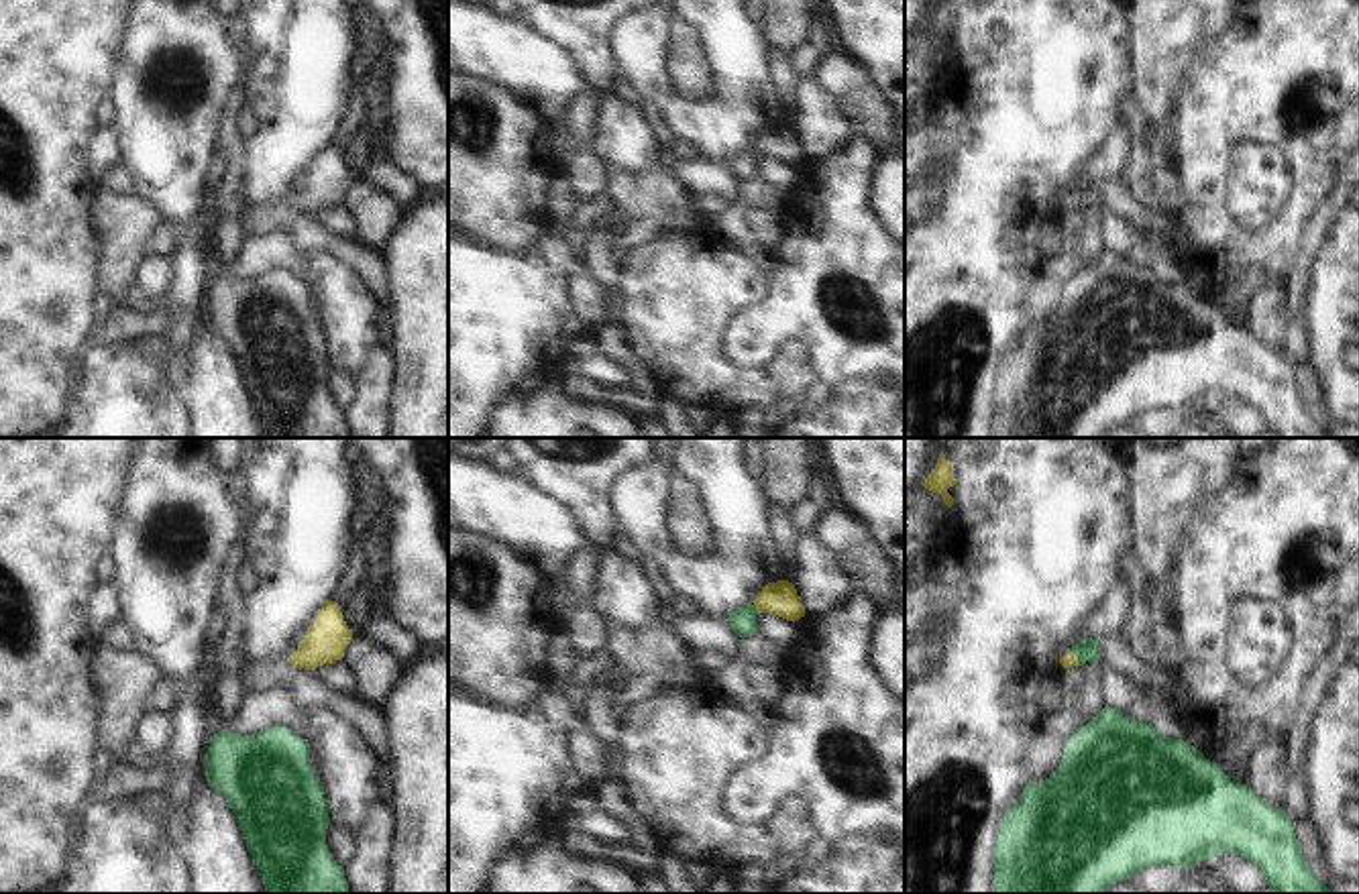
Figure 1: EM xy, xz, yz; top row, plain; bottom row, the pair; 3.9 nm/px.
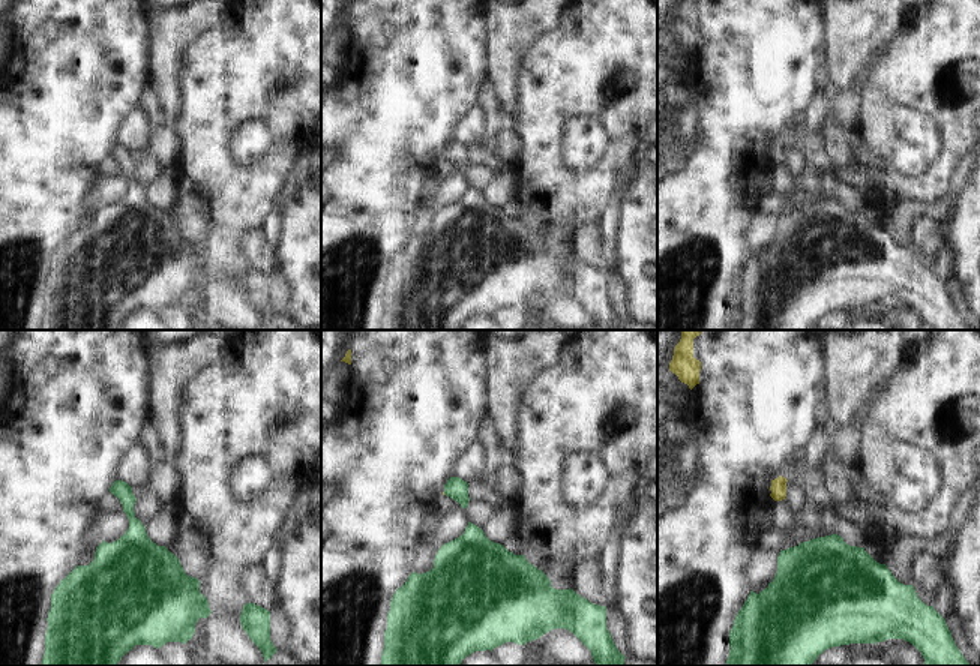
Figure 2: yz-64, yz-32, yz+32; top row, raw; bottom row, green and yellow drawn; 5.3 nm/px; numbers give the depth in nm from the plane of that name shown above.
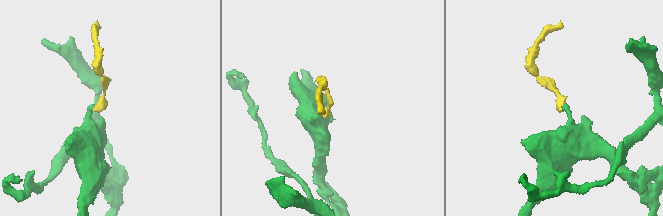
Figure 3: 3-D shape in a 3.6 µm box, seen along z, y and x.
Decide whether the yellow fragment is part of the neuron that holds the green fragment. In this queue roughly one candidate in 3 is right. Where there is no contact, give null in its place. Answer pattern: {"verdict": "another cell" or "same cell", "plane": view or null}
{"verdict": "same cell", "plane": "xz"}

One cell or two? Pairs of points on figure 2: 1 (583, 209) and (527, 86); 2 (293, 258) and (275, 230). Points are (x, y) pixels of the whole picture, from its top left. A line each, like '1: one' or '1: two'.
1: one
2: two

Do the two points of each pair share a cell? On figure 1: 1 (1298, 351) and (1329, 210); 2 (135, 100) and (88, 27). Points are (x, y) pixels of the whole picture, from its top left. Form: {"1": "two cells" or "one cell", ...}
{"1": "one cell", "2": "two cells"}

